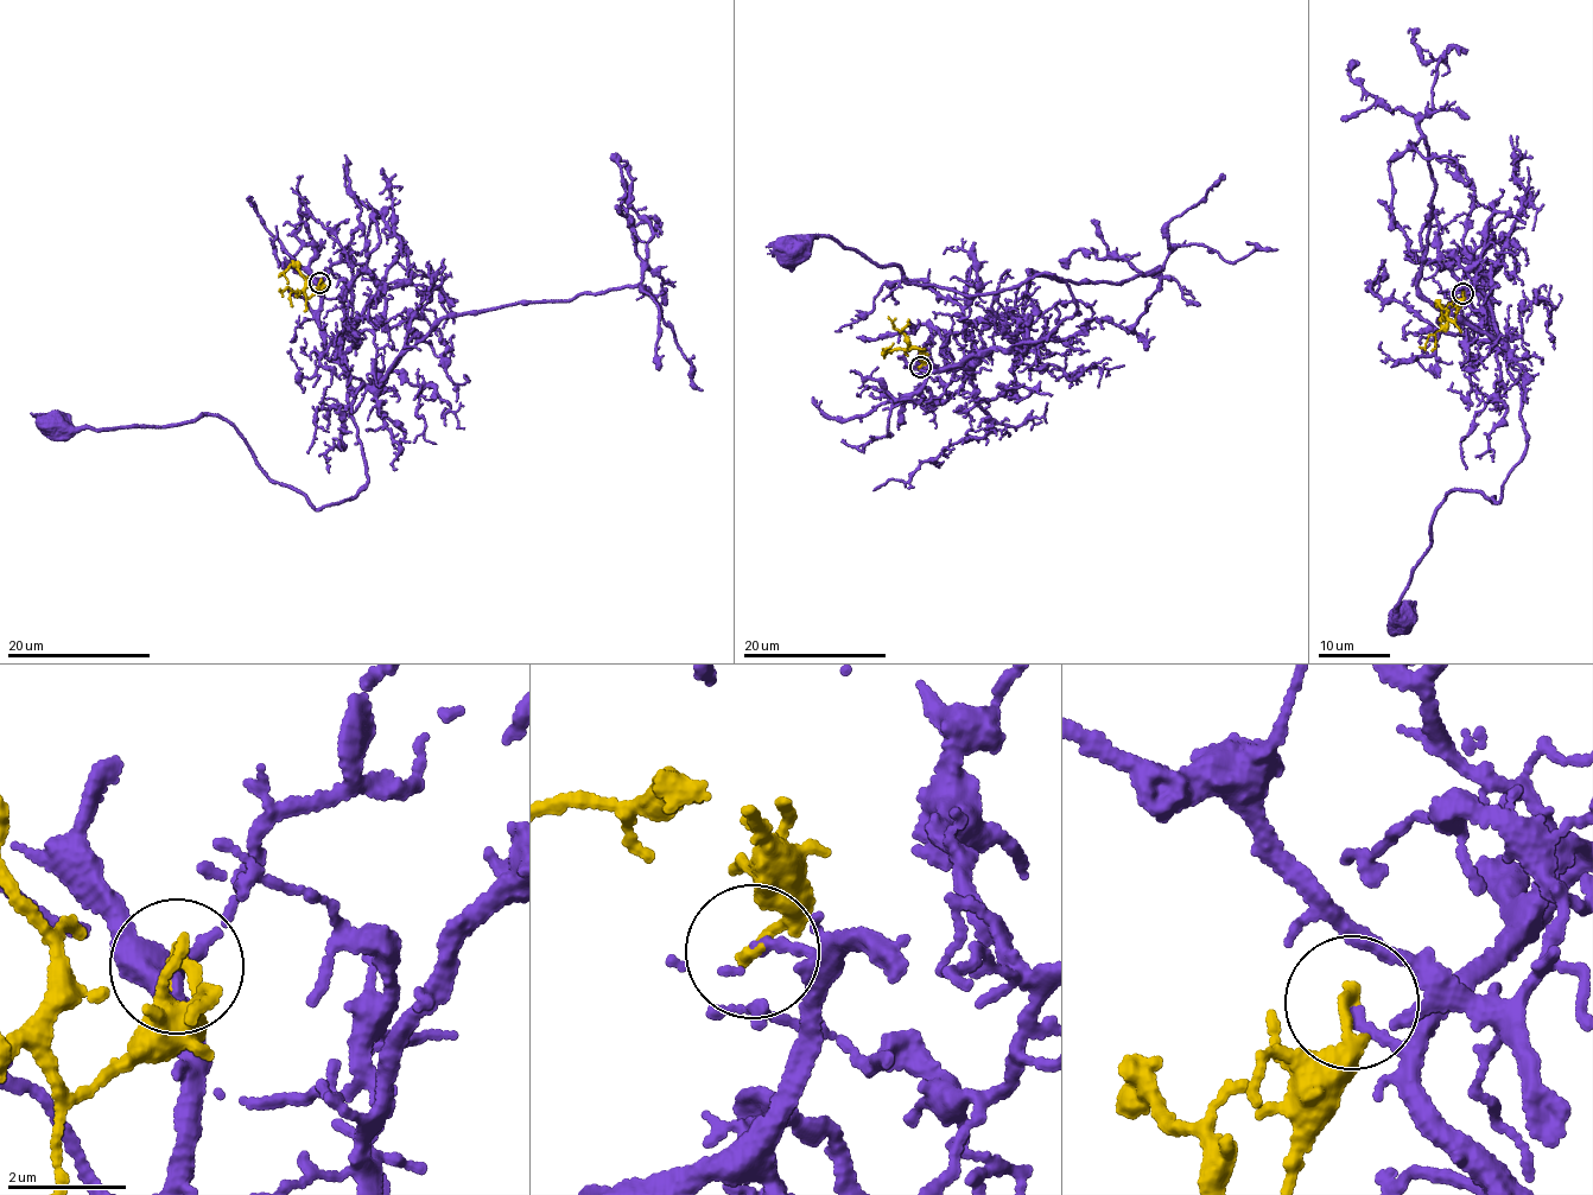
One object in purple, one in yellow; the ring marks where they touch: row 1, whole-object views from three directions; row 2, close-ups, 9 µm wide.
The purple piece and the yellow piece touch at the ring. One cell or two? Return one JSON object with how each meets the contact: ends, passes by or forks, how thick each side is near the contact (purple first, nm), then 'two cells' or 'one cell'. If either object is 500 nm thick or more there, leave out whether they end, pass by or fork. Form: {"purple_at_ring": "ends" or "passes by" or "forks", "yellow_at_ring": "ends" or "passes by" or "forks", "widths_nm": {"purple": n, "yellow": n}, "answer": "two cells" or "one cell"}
{"purple_at_ring": "ends", "yellow_at_ring": "ends", "widths_nm": {"purple": 150, "yellow": 200}, "answer": "one cell"}

